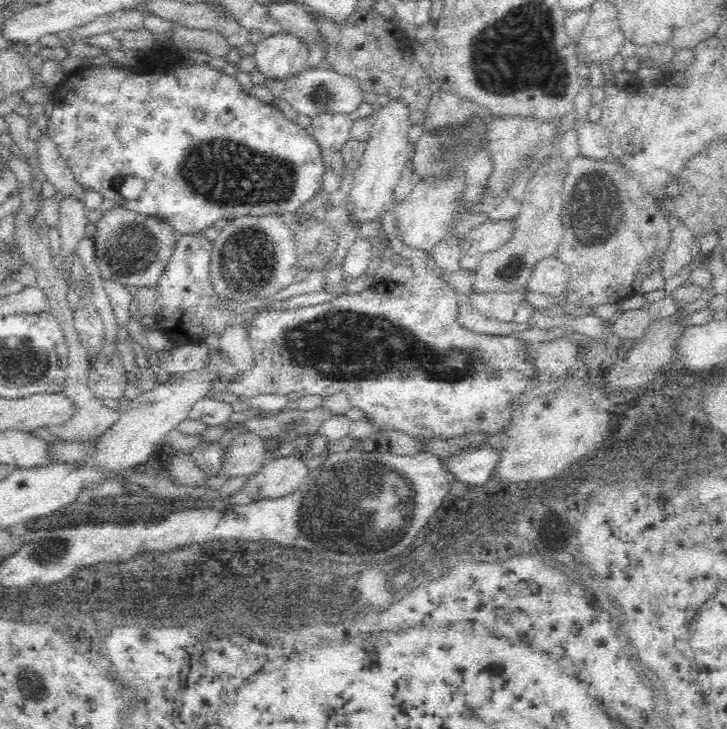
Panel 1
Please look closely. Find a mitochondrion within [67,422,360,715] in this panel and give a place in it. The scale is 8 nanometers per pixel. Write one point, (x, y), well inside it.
(150, 624)

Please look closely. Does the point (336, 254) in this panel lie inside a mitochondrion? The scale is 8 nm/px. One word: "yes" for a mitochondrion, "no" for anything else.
no

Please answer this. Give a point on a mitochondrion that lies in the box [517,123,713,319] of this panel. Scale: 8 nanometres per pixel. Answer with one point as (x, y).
(600, 210)

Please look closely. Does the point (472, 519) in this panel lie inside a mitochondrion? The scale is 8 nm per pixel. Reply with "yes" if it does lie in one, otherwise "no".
yes

